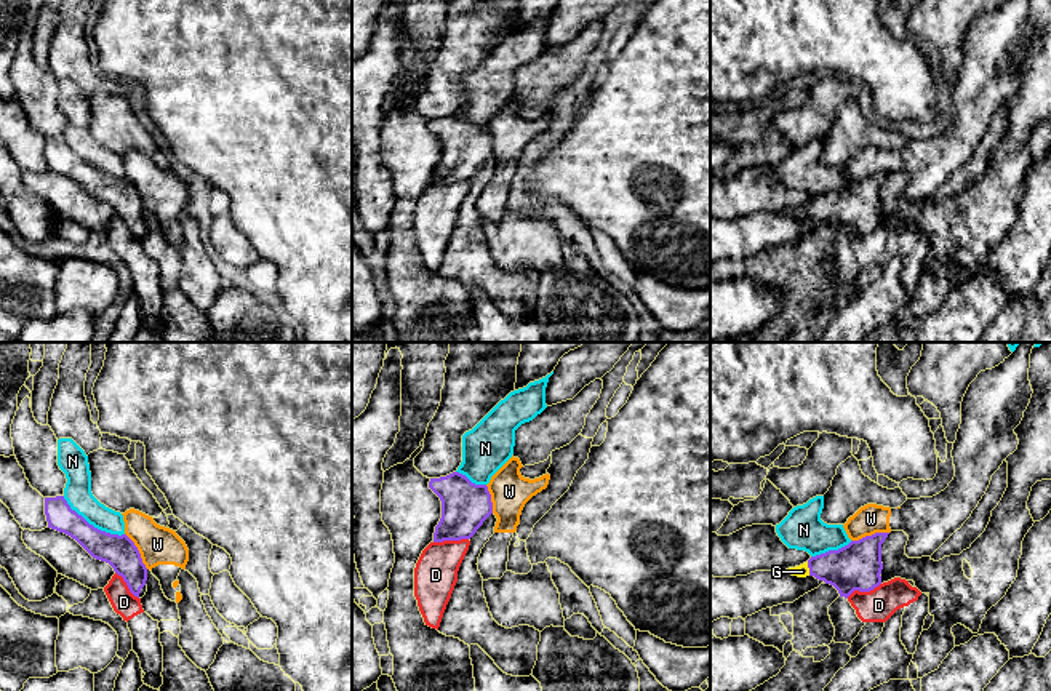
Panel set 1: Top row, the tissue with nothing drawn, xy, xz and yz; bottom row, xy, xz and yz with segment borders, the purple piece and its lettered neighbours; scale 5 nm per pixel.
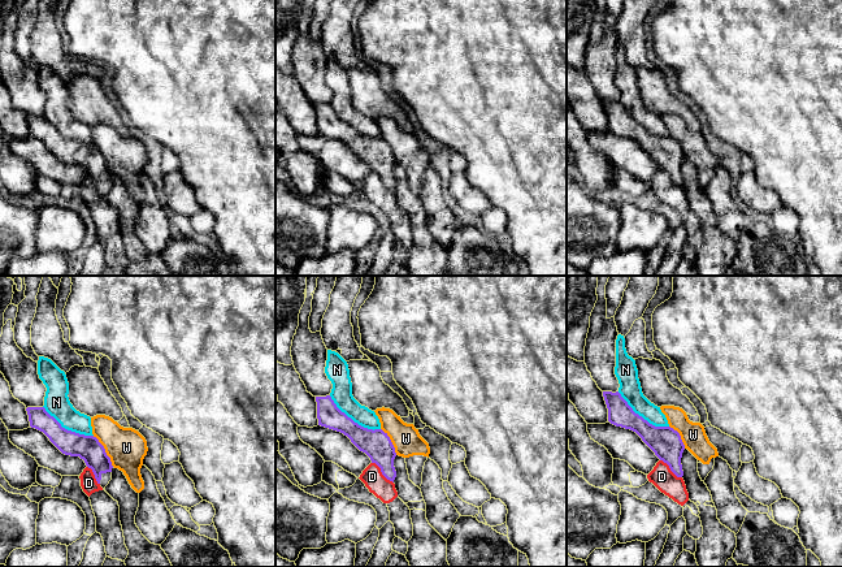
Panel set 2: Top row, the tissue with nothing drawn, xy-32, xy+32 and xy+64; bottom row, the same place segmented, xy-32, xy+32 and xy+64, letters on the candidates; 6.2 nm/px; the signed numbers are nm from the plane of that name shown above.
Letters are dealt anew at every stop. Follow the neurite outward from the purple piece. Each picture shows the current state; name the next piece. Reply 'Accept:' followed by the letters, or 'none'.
Accept: G

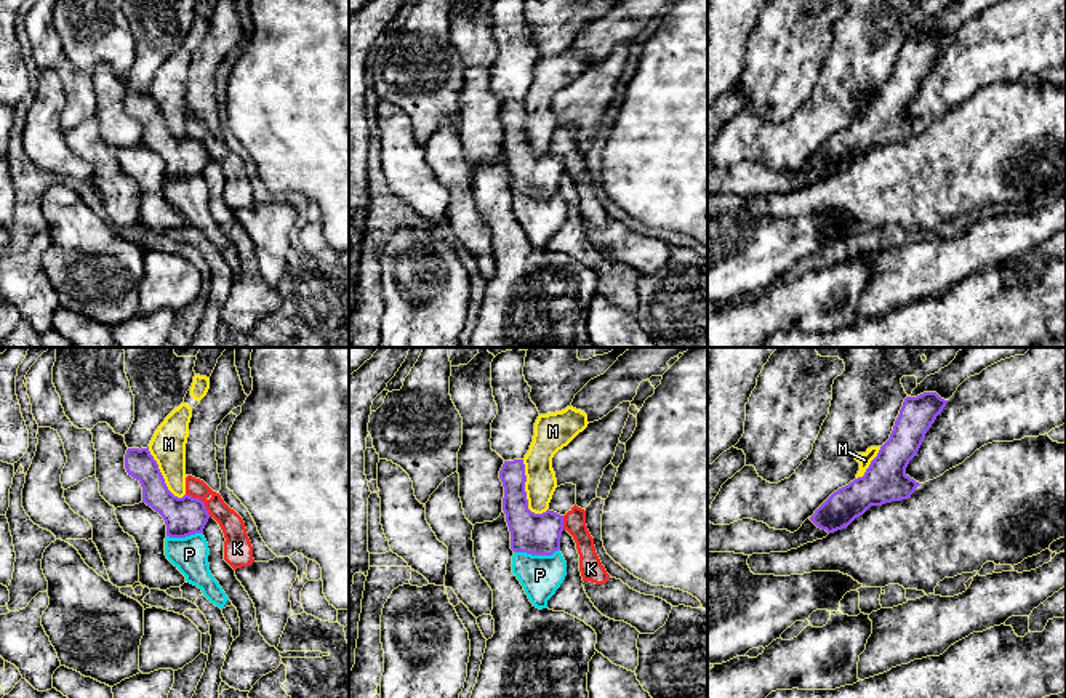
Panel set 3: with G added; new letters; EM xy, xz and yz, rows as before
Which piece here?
Accept: none

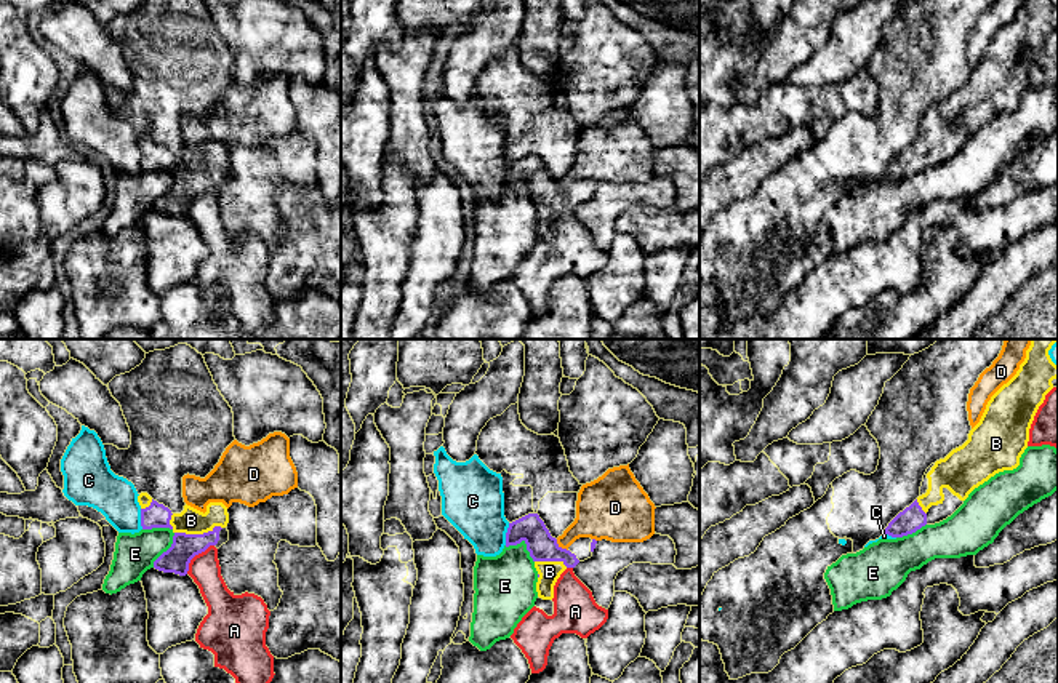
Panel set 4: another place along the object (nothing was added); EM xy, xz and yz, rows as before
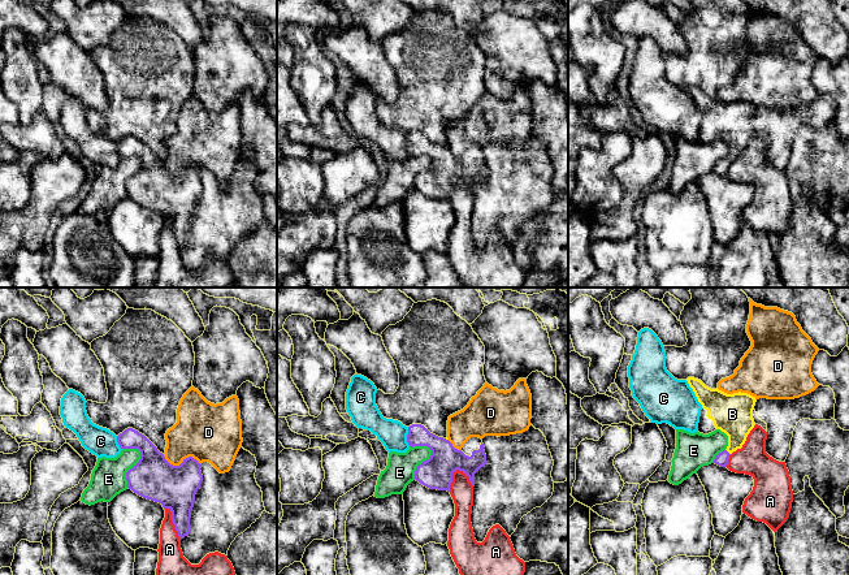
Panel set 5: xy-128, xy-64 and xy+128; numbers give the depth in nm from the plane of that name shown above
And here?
Accept: B

